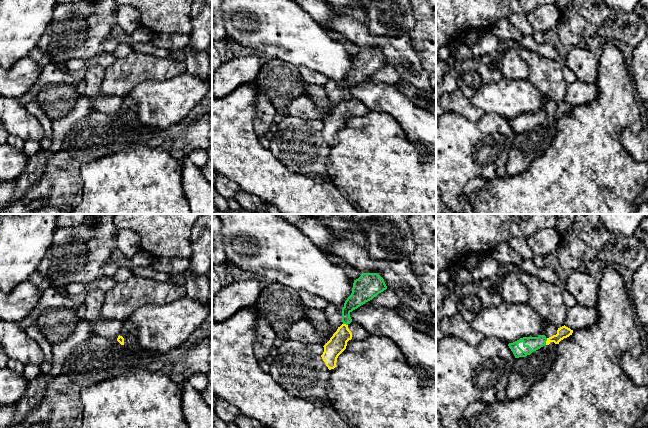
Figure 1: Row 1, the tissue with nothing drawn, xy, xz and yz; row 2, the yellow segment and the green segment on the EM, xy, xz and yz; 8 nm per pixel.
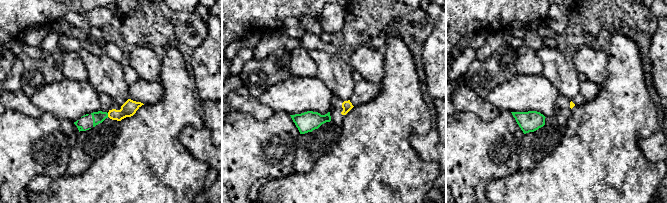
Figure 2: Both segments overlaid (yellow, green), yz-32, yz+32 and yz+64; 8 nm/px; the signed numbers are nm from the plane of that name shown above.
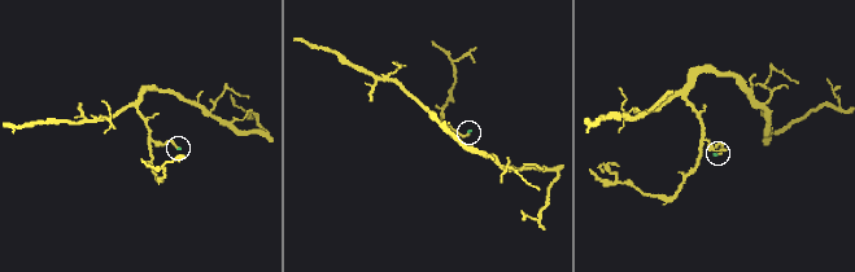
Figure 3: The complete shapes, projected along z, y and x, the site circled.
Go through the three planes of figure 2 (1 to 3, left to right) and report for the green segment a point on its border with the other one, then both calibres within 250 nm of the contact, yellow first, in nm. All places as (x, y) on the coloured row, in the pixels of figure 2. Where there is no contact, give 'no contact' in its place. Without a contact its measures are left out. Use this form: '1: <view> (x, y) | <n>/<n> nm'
1: yz-32 (108, 115) | 120/100 nm
2: no contact
3: no contact

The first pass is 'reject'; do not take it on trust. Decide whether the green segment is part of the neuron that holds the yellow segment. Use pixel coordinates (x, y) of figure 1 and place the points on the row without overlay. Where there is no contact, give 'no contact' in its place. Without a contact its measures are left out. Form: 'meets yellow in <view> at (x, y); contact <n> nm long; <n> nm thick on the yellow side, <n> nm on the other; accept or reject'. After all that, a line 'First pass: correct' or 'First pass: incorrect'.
meets yellow in yz at (546, 117); contact 60 nm long; 100 nm thick on the yellow side, 110 nm on the other; reject
First pass: correct

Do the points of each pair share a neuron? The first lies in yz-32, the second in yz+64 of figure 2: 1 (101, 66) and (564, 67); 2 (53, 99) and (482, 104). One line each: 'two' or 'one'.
1: one
2: two

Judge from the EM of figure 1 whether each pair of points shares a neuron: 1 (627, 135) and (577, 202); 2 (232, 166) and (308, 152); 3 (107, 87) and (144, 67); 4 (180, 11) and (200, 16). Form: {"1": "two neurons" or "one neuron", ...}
{"1": "two neurons", "2": "two neurons", "3": "one neuron", "4": "two neurons"}

